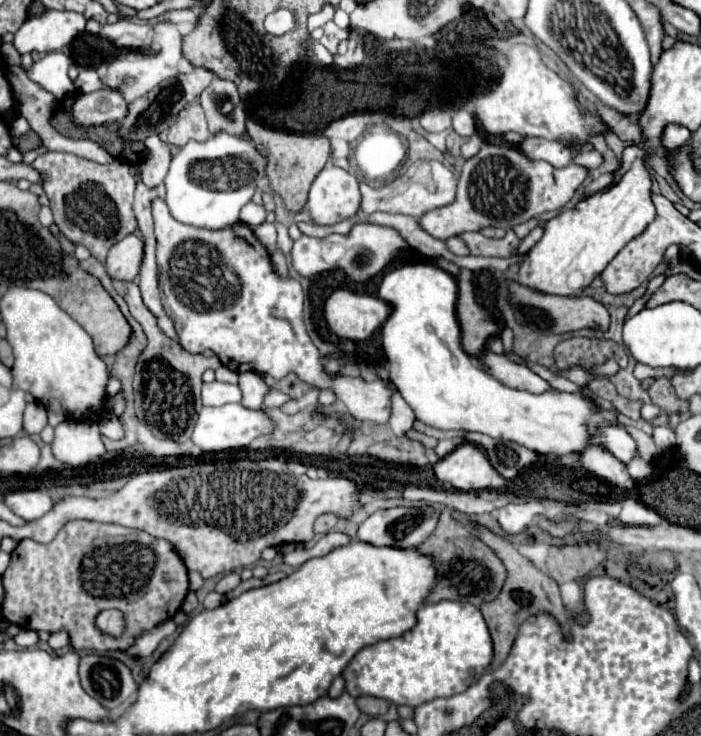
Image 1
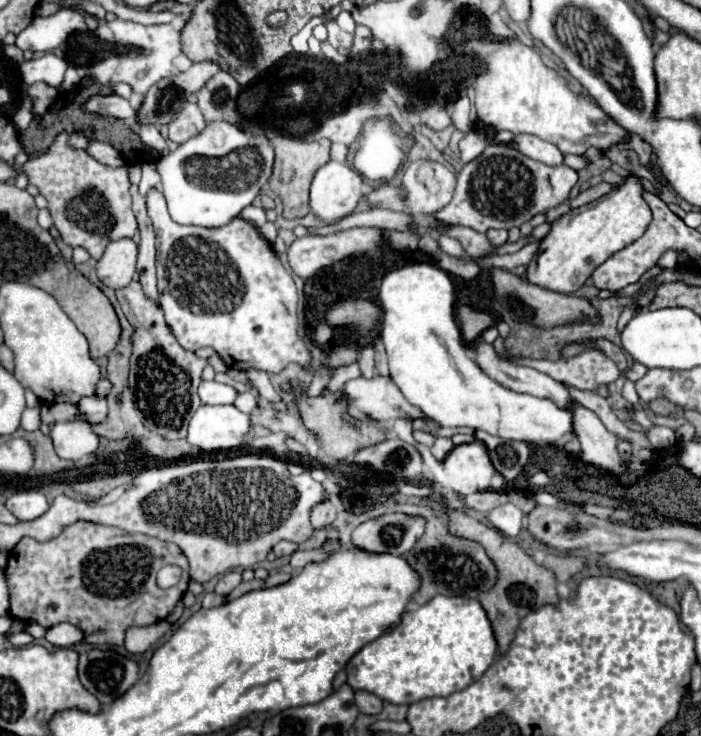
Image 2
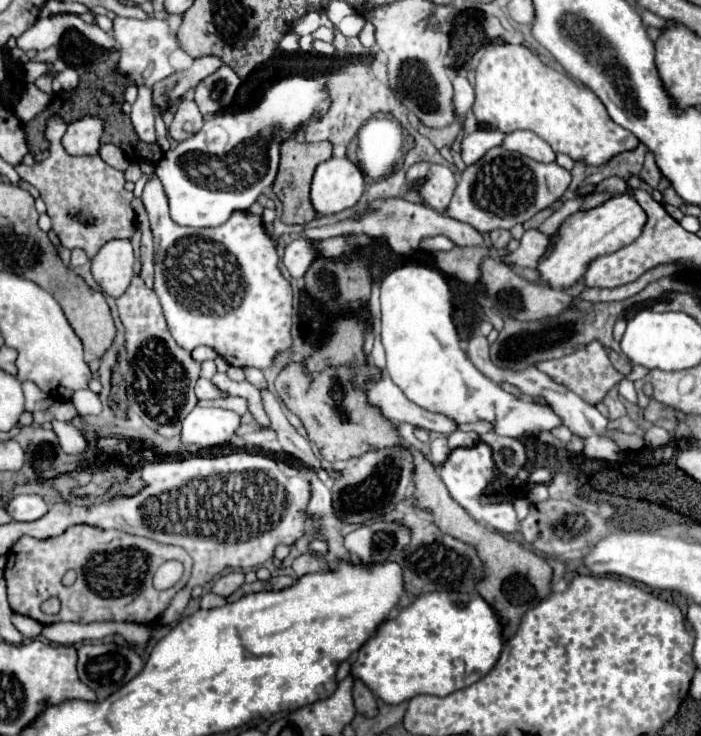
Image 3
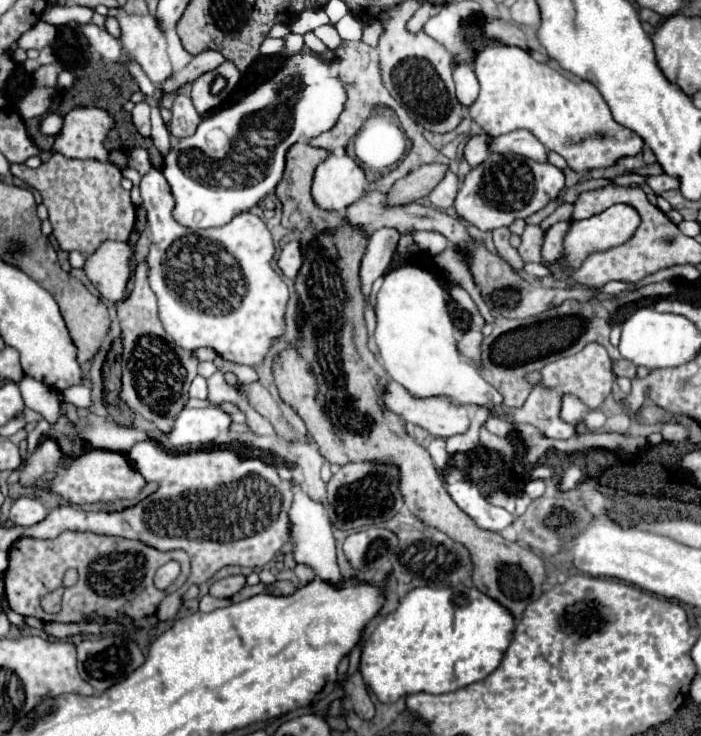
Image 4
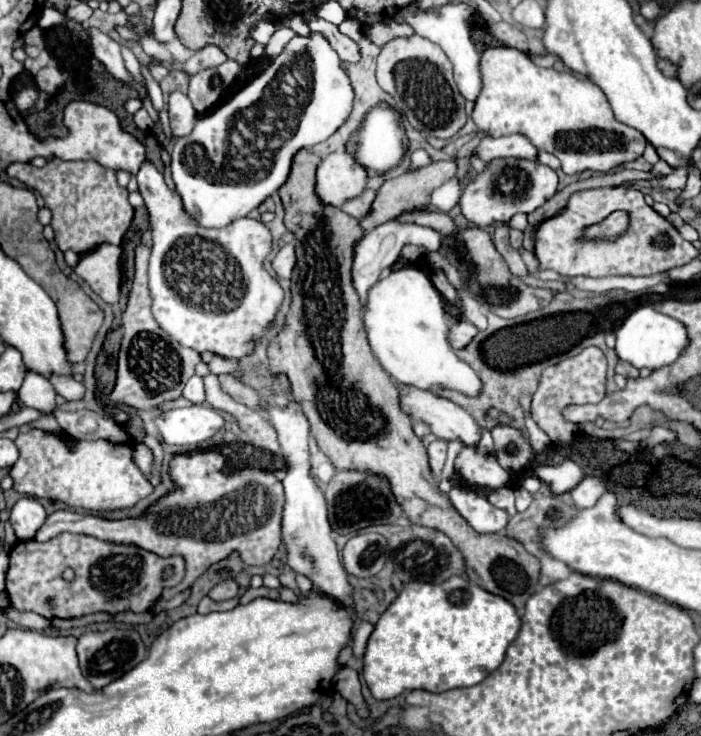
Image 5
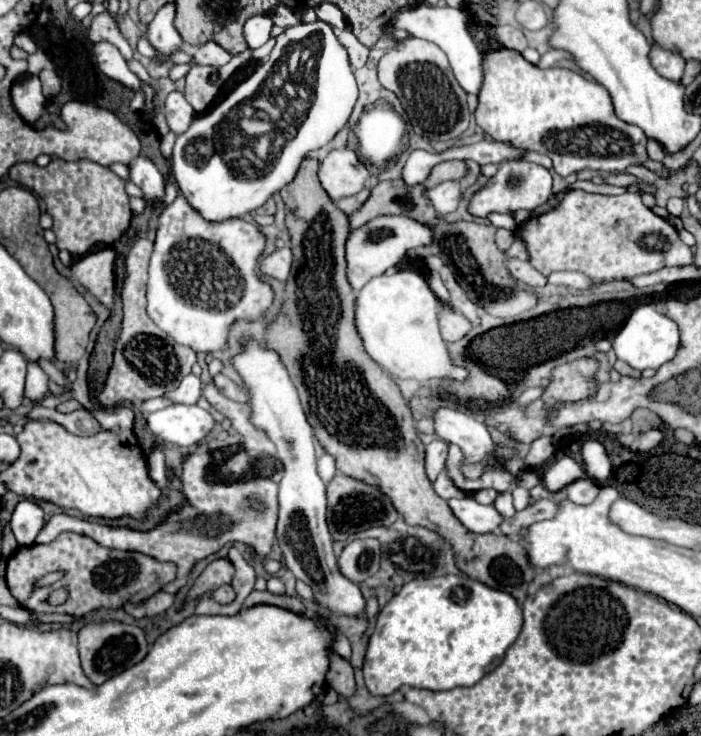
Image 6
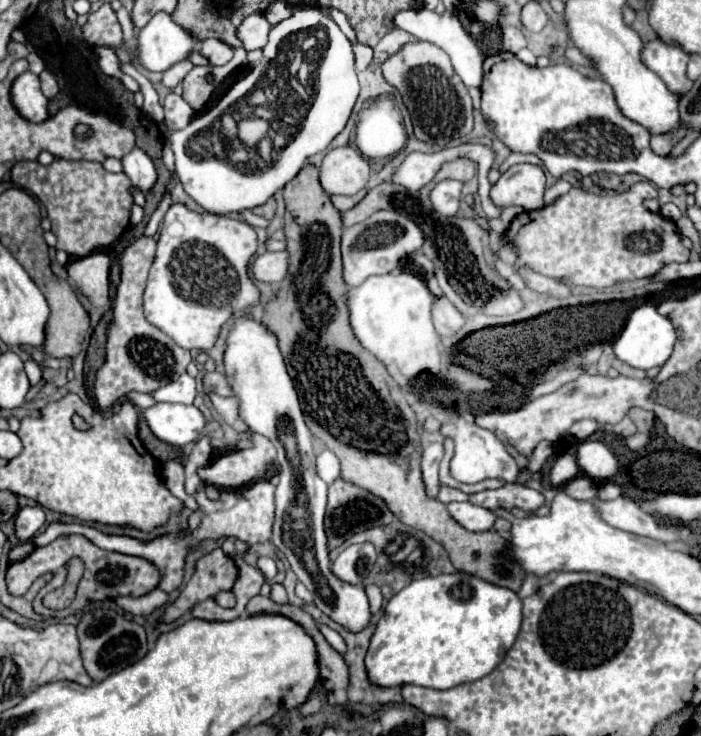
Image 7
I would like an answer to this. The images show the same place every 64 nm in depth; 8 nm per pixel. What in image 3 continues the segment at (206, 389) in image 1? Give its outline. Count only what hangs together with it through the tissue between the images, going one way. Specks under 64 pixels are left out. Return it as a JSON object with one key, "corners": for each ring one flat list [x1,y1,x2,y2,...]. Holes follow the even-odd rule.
{"corners":[[198,378,198,382,196,382,196,388,194,388,194,392,196,392,196,398,198,400,214,400,214,398,224,398,224,394,210,382,210,380,206,380,206,378]]}

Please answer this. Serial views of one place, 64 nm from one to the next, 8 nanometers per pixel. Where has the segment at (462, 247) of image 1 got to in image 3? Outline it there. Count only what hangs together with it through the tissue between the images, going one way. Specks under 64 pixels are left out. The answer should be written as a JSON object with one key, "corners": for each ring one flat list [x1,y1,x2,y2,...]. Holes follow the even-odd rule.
{"corners":[[428,236,422,238,420,248,424,248,426,252,440,252,440,250,450,250,454,244,452,240,448,240,446,236]]}

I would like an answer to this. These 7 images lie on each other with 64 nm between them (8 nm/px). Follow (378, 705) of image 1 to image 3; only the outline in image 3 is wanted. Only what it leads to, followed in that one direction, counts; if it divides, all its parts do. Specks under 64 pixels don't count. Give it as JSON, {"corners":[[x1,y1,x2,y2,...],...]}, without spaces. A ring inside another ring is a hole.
{"corners":[[354,680,352,698,354,698,354,706,356,706,358,714,362,714,366,718,374,718,378,714,376,700,374,700,372,692,366,688,366,684,362,680]]}

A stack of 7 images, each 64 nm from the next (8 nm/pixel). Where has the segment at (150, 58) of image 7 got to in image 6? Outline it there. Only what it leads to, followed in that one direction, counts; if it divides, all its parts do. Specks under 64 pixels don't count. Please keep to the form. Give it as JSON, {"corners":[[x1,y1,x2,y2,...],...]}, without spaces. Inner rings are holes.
{"corners":[[166,4,164,8,158,10,158,14,154,16,154,20,148,24,146,30,146,40,150,42,150,46,156,50,156,62,164,64,170,60,170,56,178,50,182,50,182,36,178,34,178,30,174,28,174,6]]}

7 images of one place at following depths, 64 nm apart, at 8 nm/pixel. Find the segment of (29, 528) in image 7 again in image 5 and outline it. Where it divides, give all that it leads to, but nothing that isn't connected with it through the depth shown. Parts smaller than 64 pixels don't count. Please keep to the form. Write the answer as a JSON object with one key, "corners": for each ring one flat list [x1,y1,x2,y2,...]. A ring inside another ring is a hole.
{"corners":[[20,498,10,512,10,522,20,542,32,540,40,530,40,526,44,524,44,520,46,512,36,498]]}

